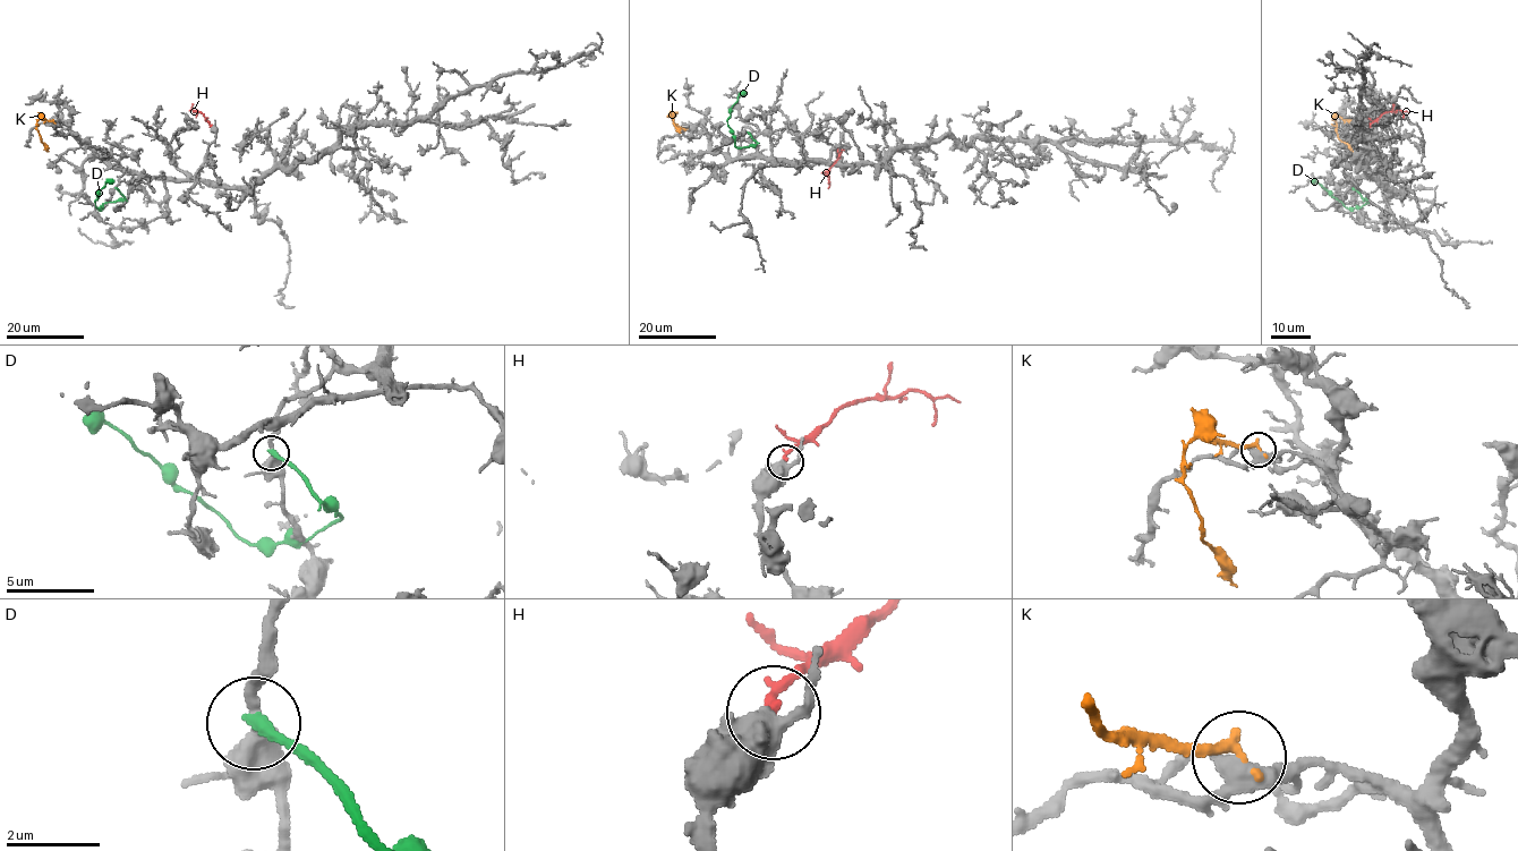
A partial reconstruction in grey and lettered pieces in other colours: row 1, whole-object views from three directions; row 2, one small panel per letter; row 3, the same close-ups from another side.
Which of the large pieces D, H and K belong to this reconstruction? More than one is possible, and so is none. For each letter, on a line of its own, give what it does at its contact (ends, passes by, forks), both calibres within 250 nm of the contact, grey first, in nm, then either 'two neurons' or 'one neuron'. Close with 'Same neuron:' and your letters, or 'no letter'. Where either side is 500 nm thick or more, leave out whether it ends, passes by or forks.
D: it ends there; 300 nm thick on the grey side, 300 nm on the other; two neurons
H: it ends there; 440 nm thick on the grey side, 240 nm on the other; one neuron
K: it ends there; 380 nm thick on the grey side, 260 nm on the other; two neurons
Same neuron: H

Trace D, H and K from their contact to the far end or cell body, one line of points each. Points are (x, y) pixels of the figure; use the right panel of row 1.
D: (1353, 188), (1367, 203), (1357, 207), (1345, 206), (1312, 180)
H: (1370, 125), (1387, 111), (1408, 112)
K: (1348, 121), (1338, 116), (1335, 119), (1339, 138), (1353, 151)

